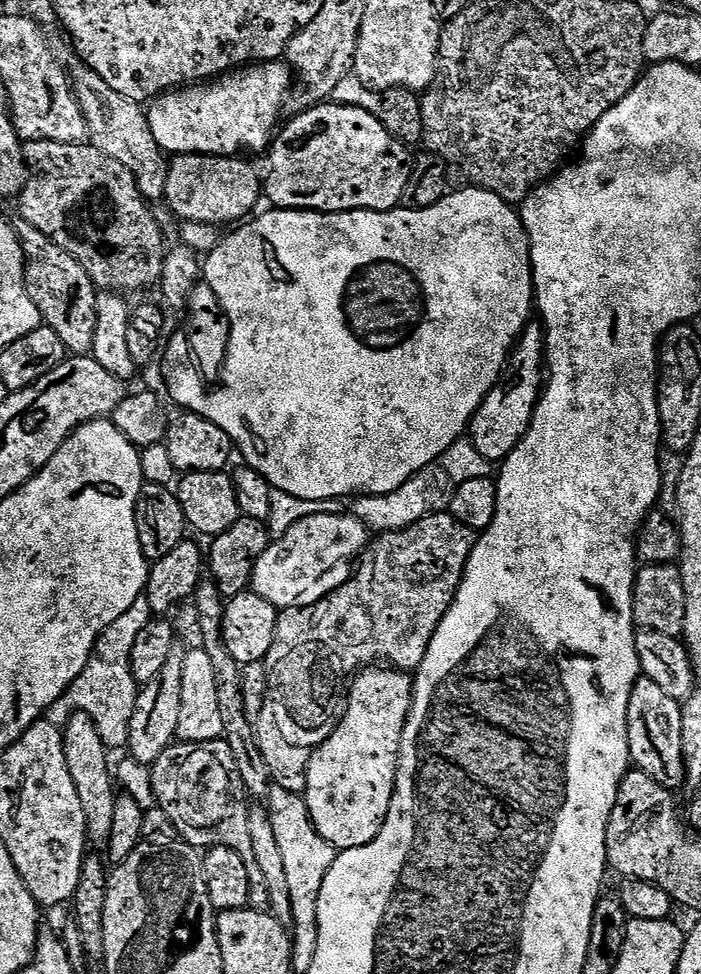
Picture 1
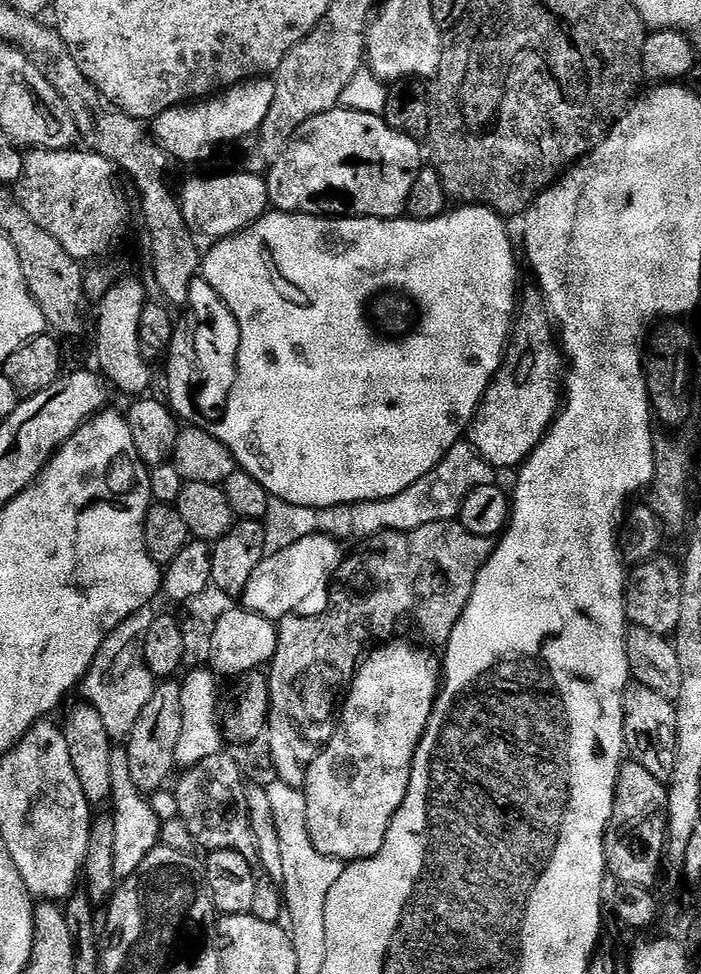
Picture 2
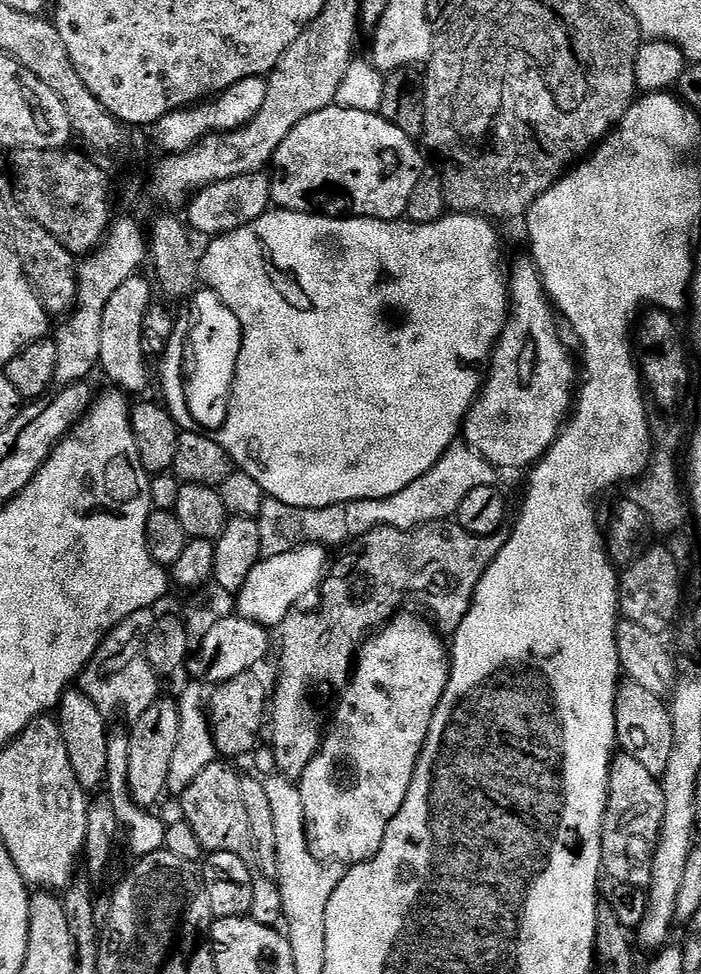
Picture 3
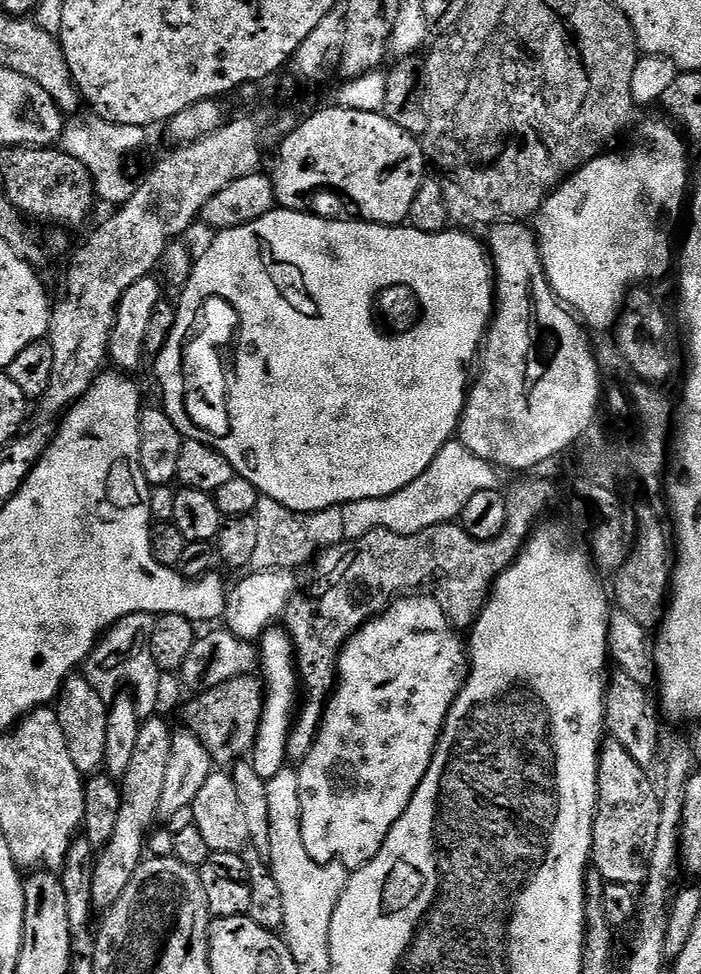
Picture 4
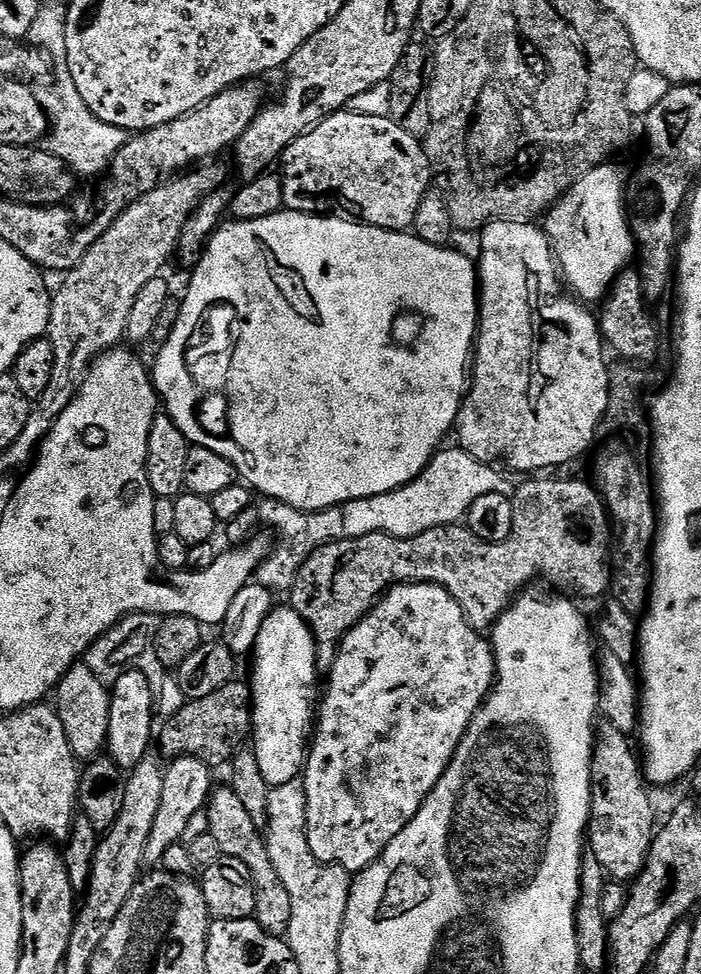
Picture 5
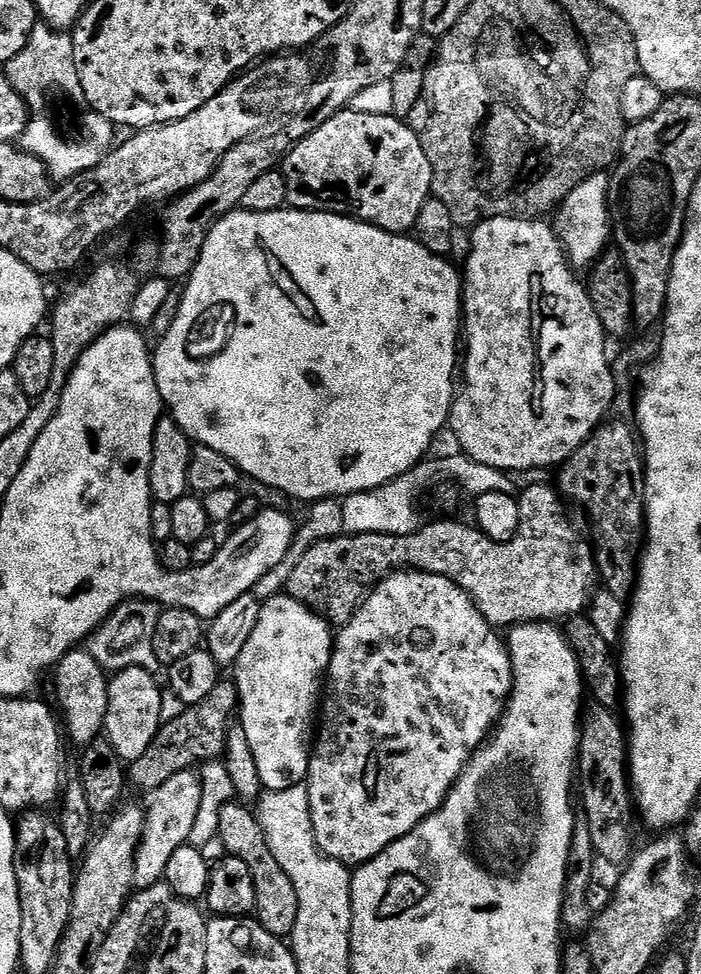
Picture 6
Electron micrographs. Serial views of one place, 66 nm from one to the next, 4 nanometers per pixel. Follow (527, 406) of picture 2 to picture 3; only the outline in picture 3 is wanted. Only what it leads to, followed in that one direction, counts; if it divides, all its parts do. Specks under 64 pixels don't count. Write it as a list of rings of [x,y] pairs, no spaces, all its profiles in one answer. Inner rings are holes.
[[[524,258],[524,261],[515,266],[513,274],[511,271],[508,285],[510,295],[508,321],[504,324],[503,334],[496,341],[496,347],[490,357],[490,367],[487,369],[482,391],[468,411],[468,419],[464,421],[462,429],[462,436],[467,445],[500,470],[524,467],[527,469],[548,451],[548,447],[560,435],[562,425],[573,407],[574,385],[578,380],[578,368],[574,363],[573,353],[571,356],[567,346],[562,342],[555,311],[547,292],[544,291],[535,265]]]

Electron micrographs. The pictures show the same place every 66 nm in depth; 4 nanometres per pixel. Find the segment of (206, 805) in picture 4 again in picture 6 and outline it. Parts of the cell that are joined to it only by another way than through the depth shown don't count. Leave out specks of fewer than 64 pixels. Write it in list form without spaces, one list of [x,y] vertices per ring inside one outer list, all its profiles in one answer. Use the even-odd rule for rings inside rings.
[[[244,802],[222,806],[218,814],[216,834],[225,843],[227,855],[241,859],[250,870],[254,880],[254,891],[257,894],[254,919],[270,934],[281,938],[291,937],[294,922],[298,922],[298,894],[294,890],[294,882],[290,882],[286,875],[286,870],[278,866],[278,858],[270,854],[266,834],[258,822],[255,811]]]

